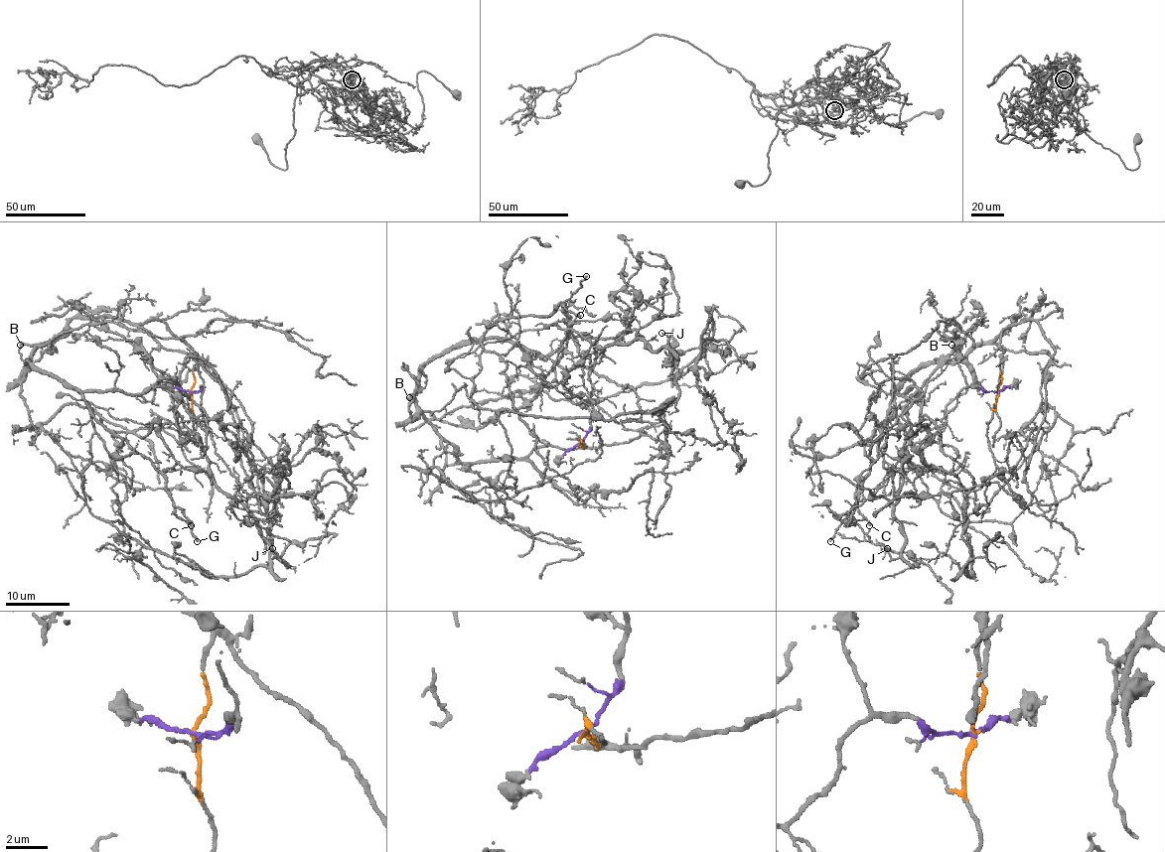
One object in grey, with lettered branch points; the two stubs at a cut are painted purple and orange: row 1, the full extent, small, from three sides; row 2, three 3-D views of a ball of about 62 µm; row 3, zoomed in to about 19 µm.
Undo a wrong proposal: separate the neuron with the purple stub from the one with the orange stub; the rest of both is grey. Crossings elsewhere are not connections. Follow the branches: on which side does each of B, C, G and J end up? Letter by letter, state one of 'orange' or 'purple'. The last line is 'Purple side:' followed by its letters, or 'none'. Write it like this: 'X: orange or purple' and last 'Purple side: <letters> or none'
B: orange
C: orange
G: orange
J: purple
Purple side: J

